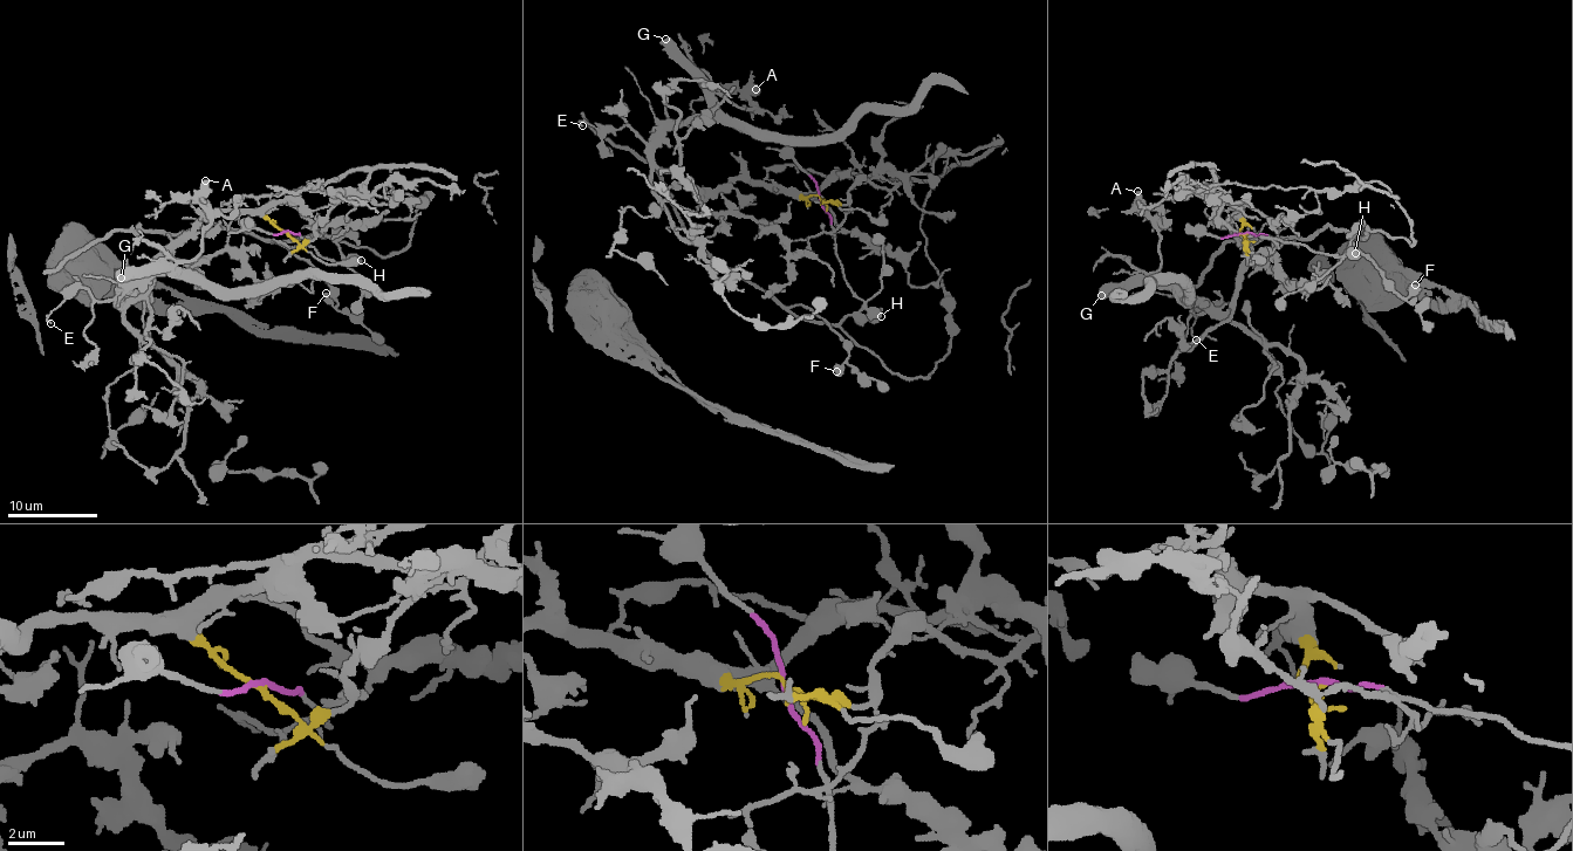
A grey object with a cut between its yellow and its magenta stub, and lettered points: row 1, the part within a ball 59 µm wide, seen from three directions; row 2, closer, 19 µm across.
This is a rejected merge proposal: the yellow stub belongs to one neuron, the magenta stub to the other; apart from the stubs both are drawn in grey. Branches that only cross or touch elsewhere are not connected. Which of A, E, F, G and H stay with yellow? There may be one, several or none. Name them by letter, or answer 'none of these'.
A, E, G

